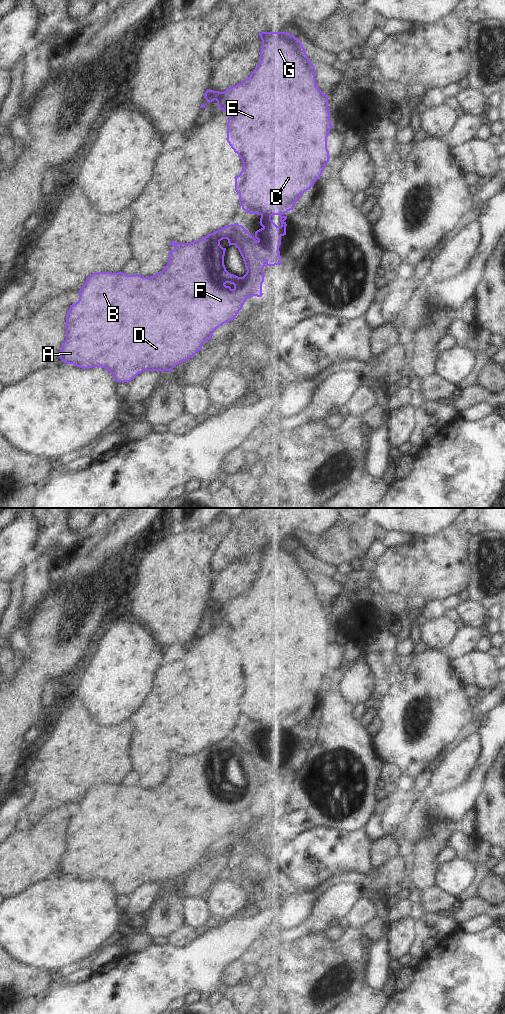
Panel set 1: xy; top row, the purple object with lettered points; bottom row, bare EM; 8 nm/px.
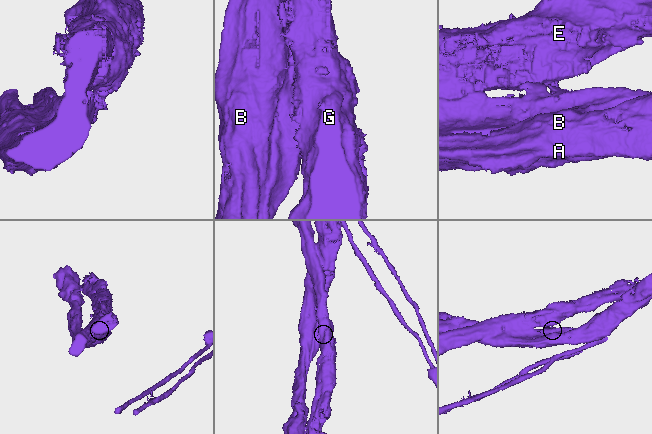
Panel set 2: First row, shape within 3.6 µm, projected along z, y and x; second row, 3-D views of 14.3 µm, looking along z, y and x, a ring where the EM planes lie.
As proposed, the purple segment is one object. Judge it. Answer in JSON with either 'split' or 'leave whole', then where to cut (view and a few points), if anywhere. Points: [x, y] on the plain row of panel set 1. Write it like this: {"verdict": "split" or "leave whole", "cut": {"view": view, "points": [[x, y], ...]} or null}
{"verdict": "split", "cut": {"view": "xy", "points": [[263, 739], [266, 744], [280, 749]]}}

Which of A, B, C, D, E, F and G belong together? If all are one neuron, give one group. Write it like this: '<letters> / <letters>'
A B D F / C E G

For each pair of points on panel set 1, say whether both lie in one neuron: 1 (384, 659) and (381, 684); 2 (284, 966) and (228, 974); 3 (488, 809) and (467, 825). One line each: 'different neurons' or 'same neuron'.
1: same neuron
2: different neurons
3: different neurons

